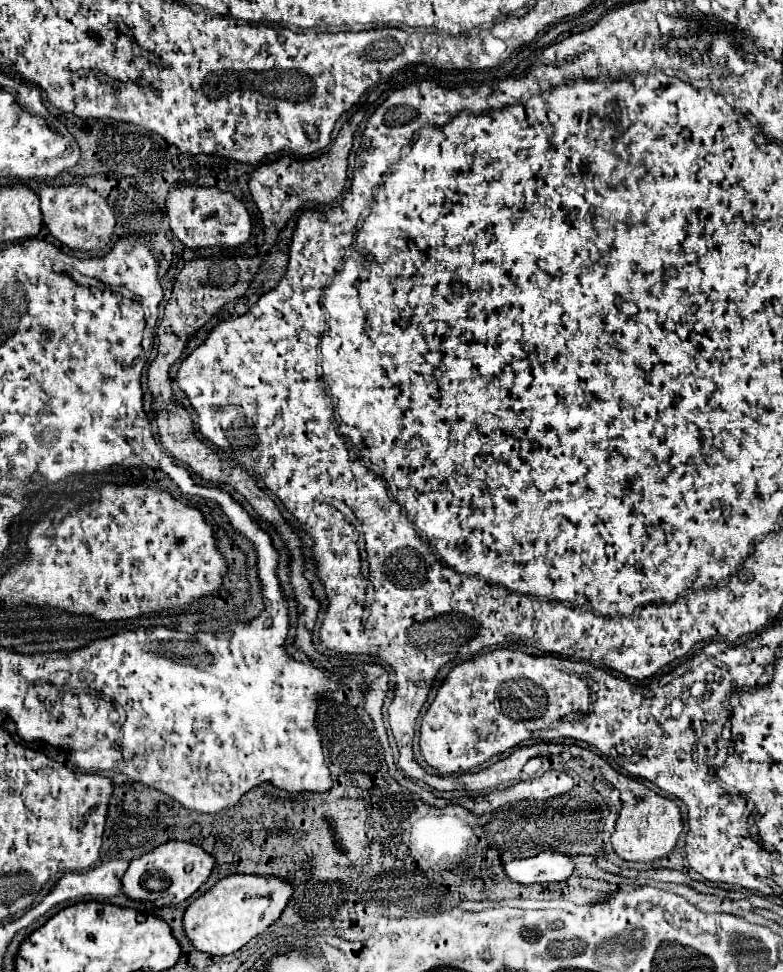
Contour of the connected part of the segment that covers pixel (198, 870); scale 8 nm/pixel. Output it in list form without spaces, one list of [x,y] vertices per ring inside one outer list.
[[[171,840],[129,864],[129,870],[123,876],[123,894],[127,894],[131,900],[157,902],[161,898],[161,902],[165,904],[167,900],[171,900],[171,904],[179,904],[191,898],[201,888],[201,884],[213,872],[213,866],[215,866],[215,856],[207,854],[203,848],[191,842]]]

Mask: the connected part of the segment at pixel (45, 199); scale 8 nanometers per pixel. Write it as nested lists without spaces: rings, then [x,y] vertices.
[[[41,184],[39,198],[41,198],[43,222],[59,242],[67,244],[73,250],[83,250],[83,252],[101,250],[111,242],[115,216],[111,208],[107,206],[105,198],[93,192],[91,188],[81,186],[81,184],[69,184],[69,186]]]

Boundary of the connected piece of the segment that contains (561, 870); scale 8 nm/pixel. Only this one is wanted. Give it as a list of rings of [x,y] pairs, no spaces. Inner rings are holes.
[[[541,852],[531,858],[513,860],[505,866],[507,876],[519,884],[565,882],[575,872],[573,856],[561,852]]]

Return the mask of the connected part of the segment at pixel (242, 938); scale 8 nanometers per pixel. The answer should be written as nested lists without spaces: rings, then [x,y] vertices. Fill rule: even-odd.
[[[233,874],[219,880],[209,892],[193,900],[183,916],[185,934],[201,952],[223,956],[243,948],[251,938],[277,922],[293,896],[291,882],[275,876]]]

